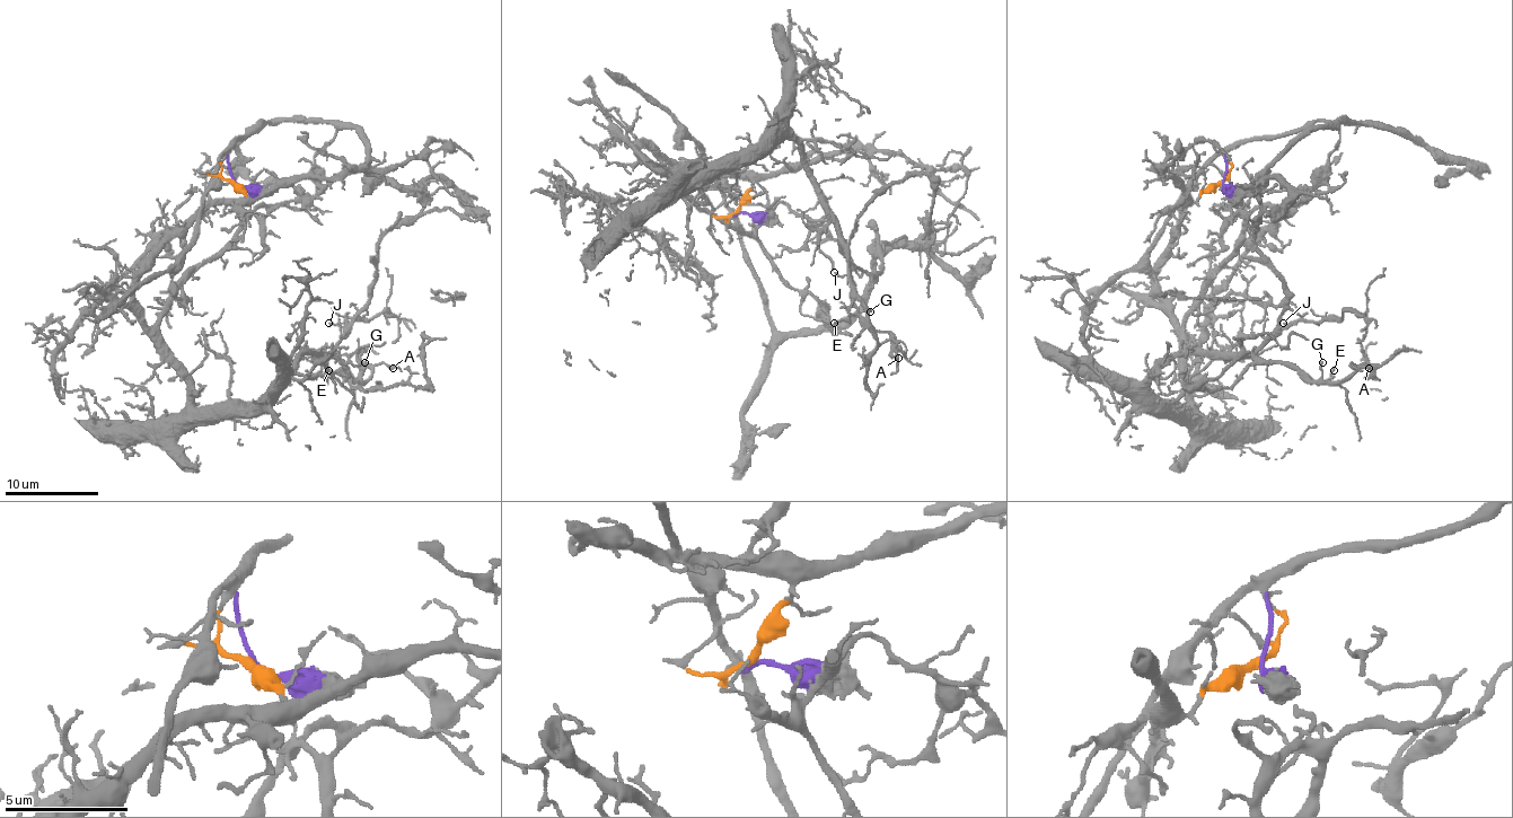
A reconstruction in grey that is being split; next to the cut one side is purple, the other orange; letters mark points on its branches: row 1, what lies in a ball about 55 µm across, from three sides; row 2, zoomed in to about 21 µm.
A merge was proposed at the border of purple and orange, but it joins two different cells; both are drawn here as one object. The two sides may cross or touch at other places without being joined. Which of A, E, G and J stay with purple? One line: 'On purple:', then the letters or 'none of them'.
On purple: none of them

